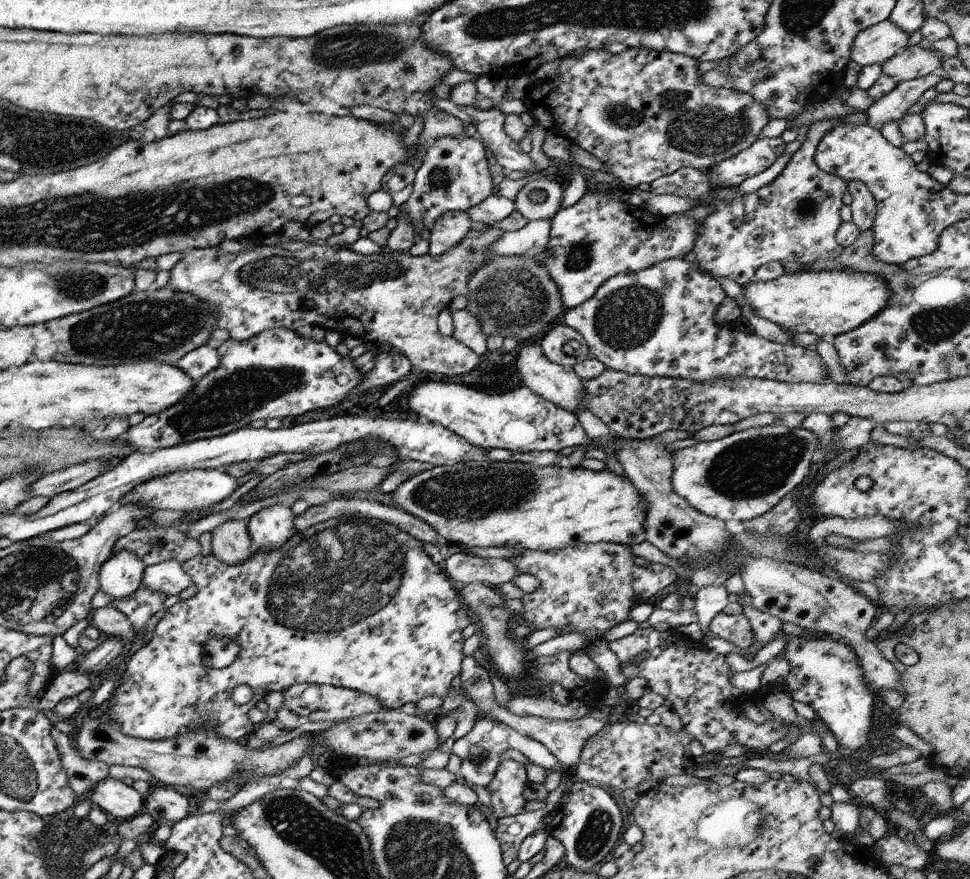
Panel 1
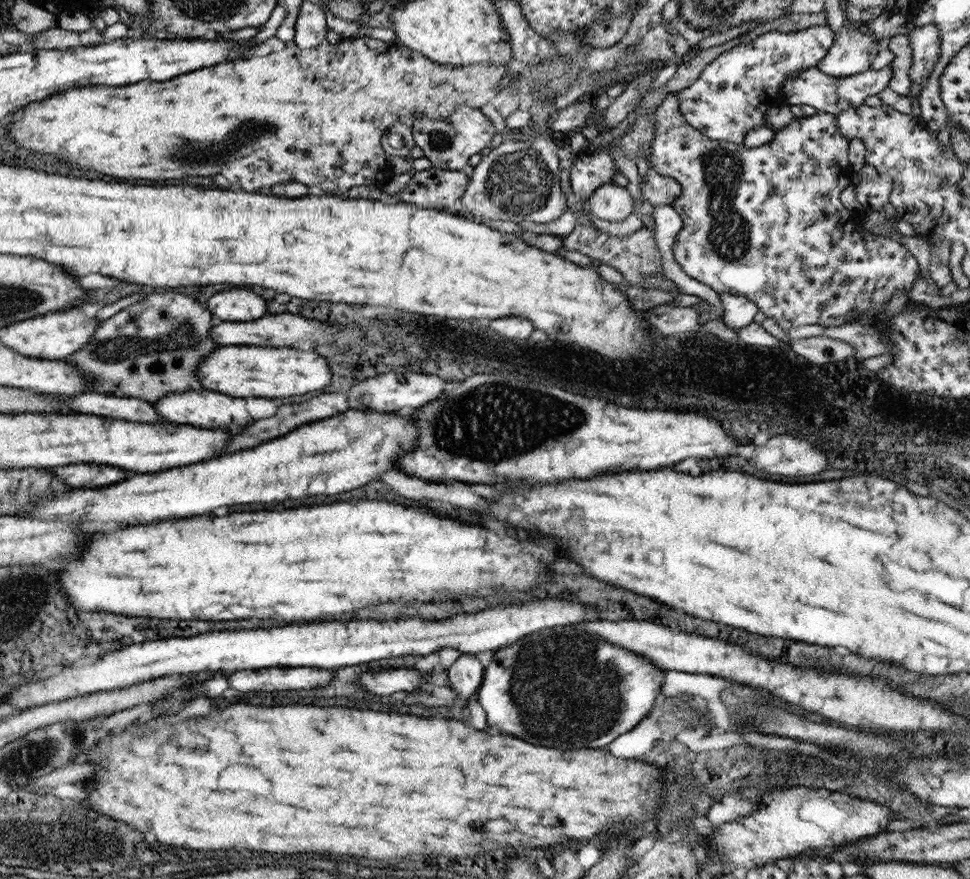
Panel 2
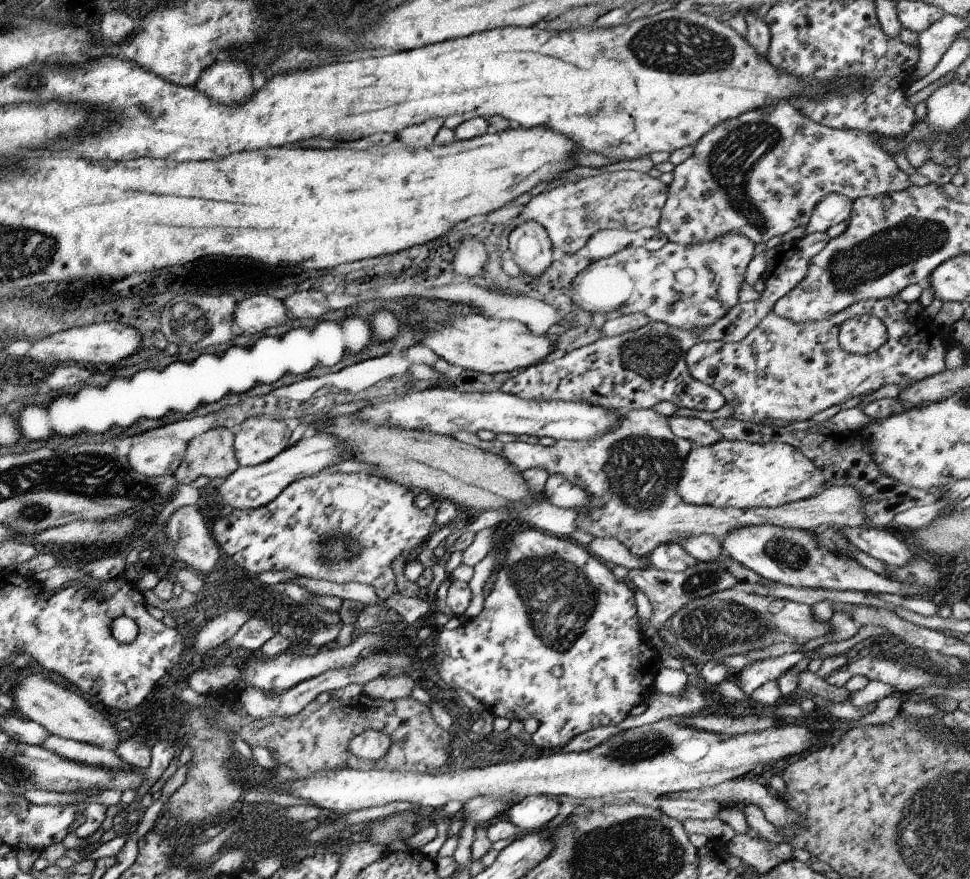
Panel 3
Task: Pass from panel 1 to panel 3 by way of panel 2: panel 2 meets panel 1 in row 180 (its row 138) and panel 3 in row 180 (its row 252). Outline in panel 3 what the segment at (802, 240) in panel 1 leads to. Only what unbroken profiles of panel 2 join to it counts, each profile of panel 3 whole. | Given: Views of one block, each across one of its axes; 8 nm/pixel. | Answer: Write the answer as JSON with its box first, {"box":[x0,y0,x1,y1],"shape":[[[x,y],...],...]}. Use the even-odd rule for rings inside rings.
{"box":[658,101,911,244],"shape":[[[778,101],[767,107],[761,107],[743,114],[738,117],[727,119],[724,123],[719,123],[709,132],[706,132],[693,146],[693,152],[683,162],[674,166],[672,171],[672,181],[668,184],[668,195],[664,202],[658,225],[658,231],[665,235],[667,240],[682,244],[702,243],[716,236],[725,233],[744,234],[754,244],[766,242],[772,236],[781,236],[795,226],[806,226],[811,211],[815,203],[829,193],[839,193],[846,196],[850,201],[859,197],[870,197],[878,194],[890,194],[895,191],[902,191],[911,186],[909,178],[895,165],[893,157],[882,151],[876,145],[878,136],[875,134],[858,131],[857,129],[832,129],[822,124],[813,122],[805,116],[797,106],[789,101]]]}

